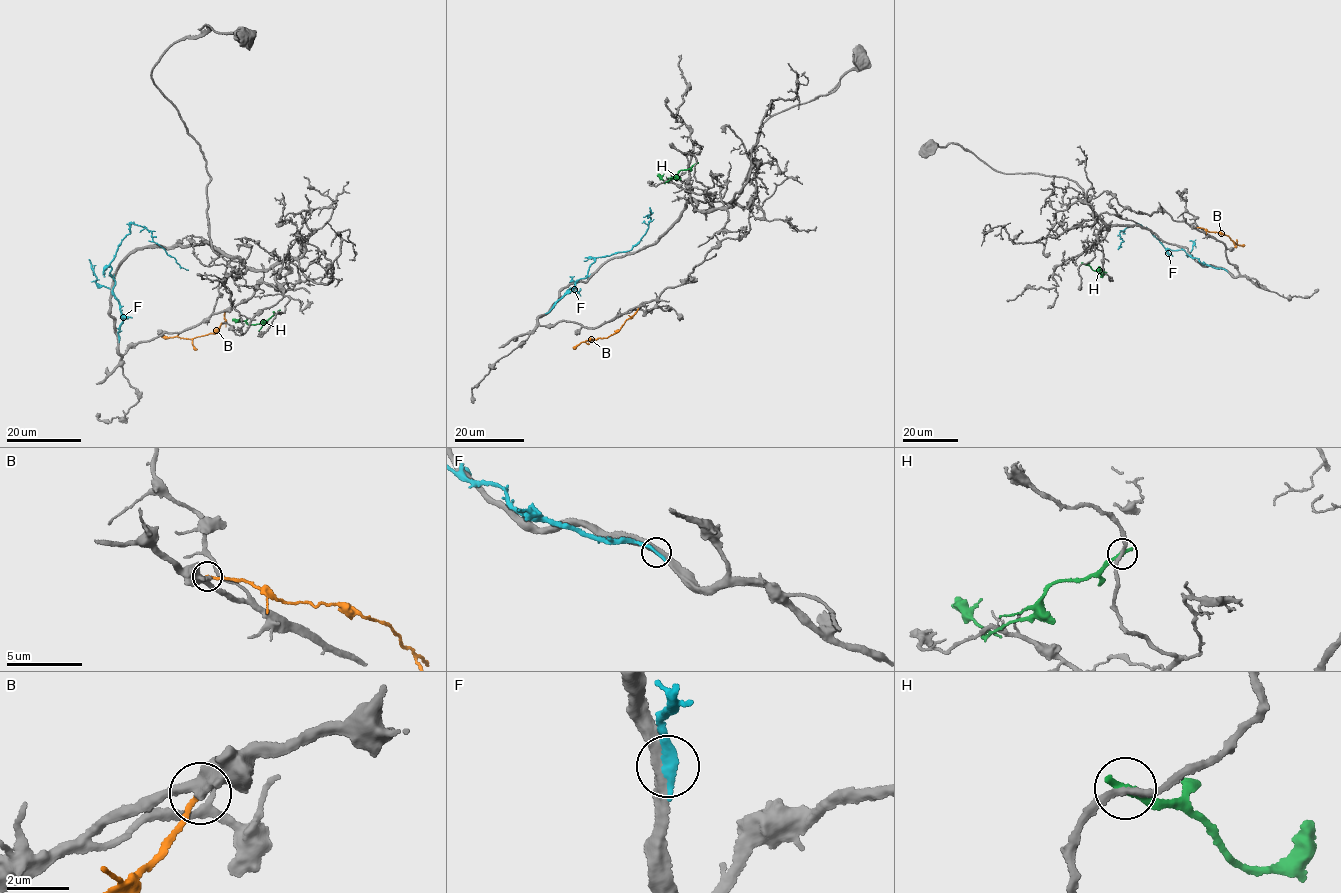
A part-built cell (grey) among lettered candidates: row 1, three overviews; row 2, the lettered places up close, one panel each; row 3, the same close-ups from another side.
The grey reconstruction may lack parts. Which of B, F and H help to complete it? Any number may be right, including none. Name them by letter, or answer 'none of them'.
none of them

